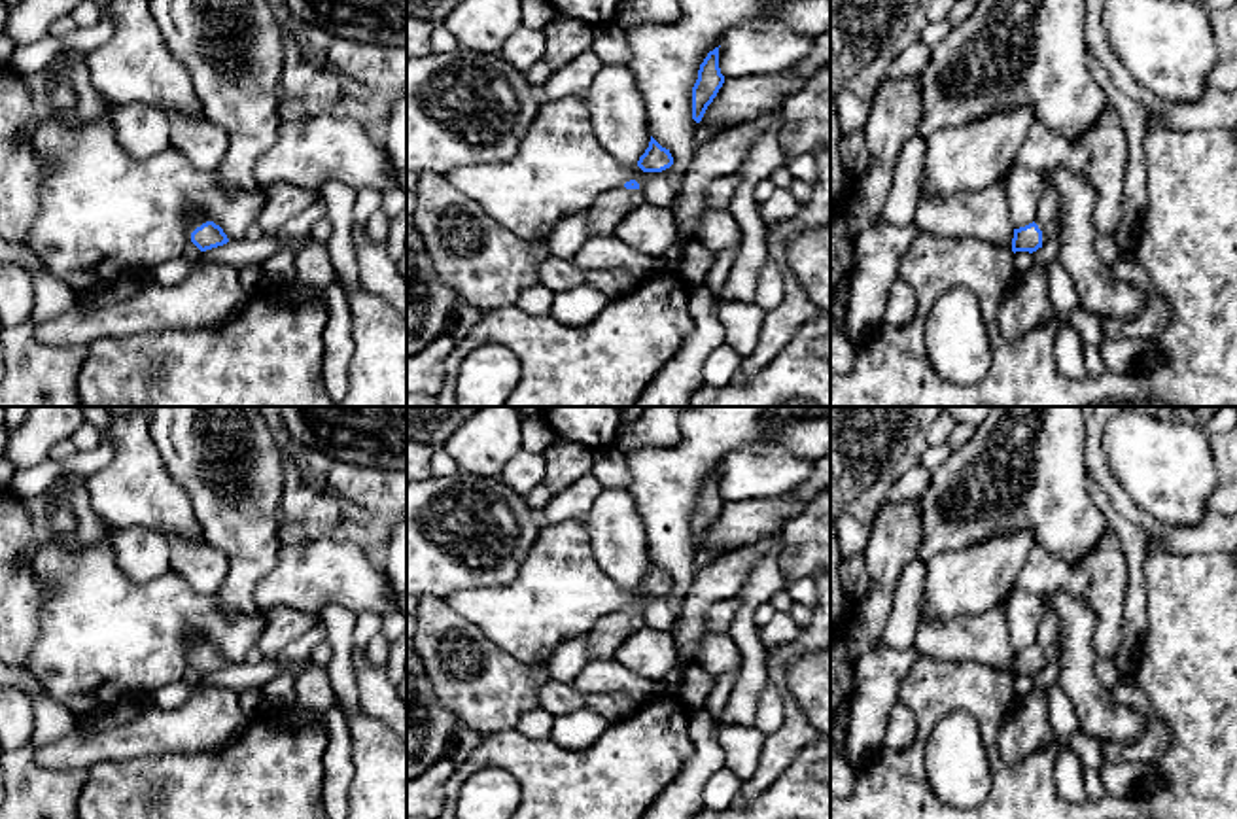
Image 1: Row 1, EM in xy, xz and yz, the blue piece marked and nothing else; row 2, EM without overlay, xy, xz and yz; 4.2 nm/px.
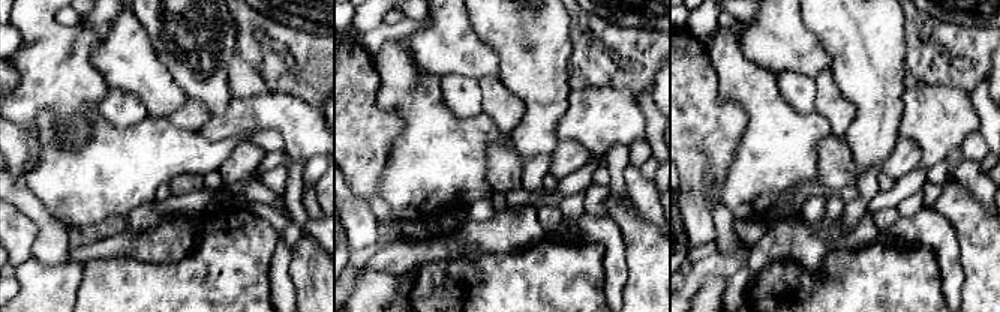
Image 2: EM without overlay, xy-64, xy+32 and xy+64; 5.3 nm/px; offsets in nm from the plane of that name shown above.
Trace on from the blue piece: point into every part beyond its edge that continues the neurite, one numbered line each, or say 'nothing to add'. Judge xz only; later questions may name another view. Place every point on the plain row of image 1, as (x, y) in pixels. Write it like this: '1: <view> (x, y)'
1: xz (606, 636)

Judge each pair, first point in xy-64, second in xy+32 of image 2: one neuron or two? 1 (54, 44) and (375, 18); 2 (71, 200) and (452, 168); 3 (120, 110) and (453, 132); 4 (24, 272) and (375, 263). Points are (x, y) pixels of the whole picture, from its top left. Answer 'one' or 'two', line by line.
1: one
2: one
3: two
4: two

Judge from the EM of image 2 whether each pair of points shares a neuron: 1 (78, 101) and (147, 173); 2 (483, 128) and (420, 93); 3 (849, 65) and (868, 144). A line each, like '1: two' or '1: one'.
1: two
2: one
3: one

